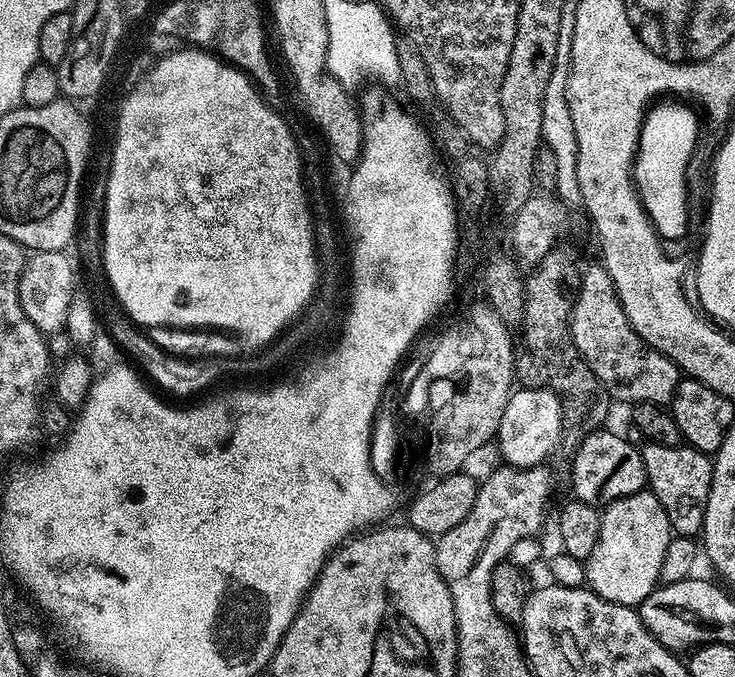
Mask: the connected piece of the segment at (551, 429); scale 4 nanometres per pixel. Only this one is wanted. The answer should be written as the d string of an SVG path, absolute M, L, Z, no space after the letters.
M518 388L512 393L499 423L496 447L507 467L528 469L541 467L553 451L556 452L561 438L561 401L554 391L543 388Z

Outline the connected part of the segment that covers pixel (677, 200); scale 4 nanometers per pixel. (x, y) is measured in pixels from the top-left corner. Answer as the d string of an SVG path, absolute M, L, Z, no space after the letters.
M662 100L645 113L633 161L633 179L640 205L664 242L682 239L688 228L687 169L693 150L698 146L698 120L688 107L680 104L683 103Z

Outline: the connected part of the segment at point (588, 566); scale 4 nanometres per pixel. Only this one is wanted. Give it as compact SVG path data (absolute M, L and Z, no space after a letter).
M641 490L630 494L626 498L618 498L614 503L607 505L600 513L600 534L598 546L588 556L582 568L582 576L587 587L594 594L606 598L606 602L639 606L651 592L661 583L660 571L663 558L674 533L670 526L670 518L658 502L658 498L650 490Z

